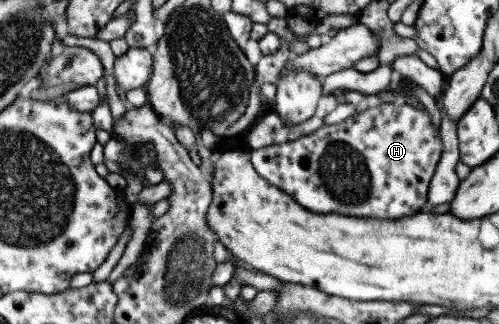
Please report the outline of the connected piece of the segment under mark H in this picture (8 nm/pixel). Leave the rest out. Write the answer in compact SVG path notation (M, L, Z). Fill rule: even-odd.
M394 101L353 113L341 123L323 124L313 133L293 141L267 145L248 154L251 166L259 176L289 194L306 210L397 220L427 208L427 188L439 162L442 147L439 133L431 125L431 115L424 106L416 108L405 102Z

